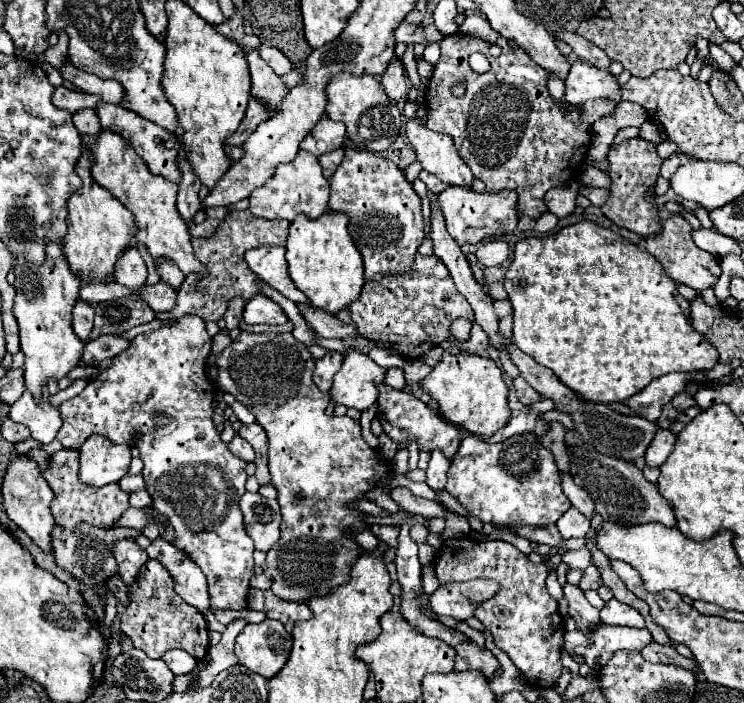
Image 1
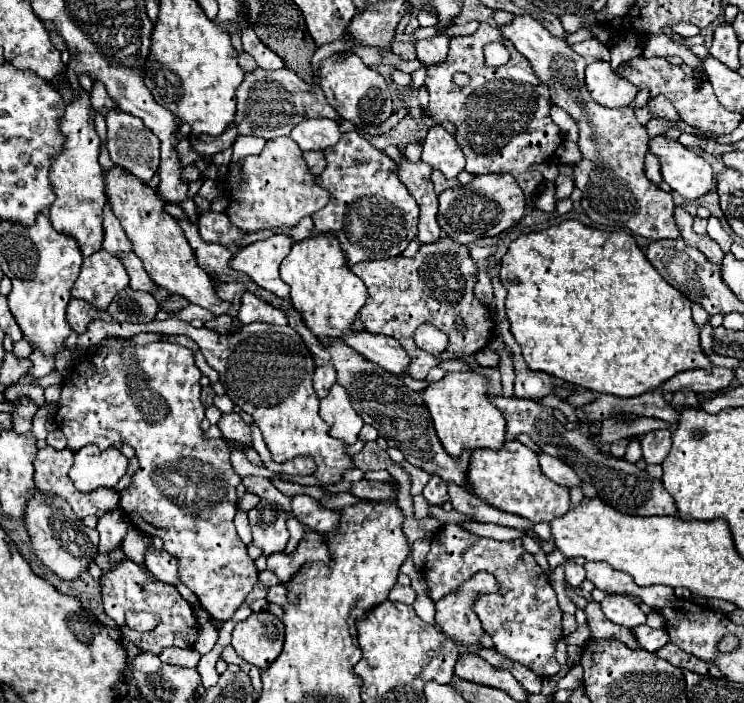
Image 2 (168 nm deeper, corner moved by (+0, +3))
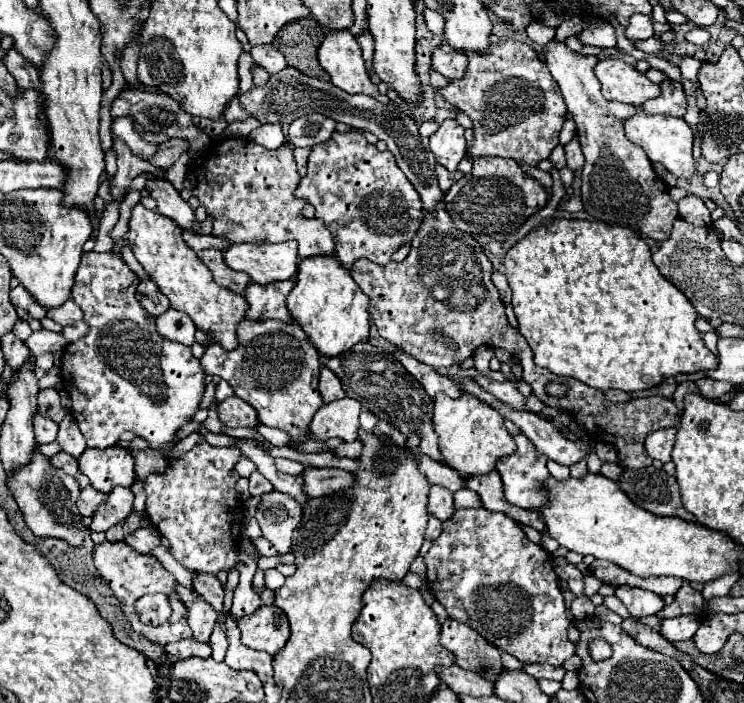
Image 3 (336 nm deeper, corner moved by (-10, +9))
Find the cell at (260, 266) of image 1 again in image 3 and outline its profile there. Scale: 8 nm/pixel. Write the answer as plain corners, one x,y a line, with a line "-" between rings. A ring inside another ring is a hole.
240,243
224,251
224,263
232,271
242,271
252,283
266,285
272,281
292,279
296,275
298,243

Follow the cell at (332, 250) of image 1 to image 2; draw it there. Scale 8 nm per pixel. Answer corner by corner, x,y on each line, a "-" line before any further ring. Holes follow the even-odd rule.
316,233
308,239
294,241
280,265
280,277
292,289
292,305
302,313
312,333
324,339
324,343
328,343
328,337
340,337
344,331
350,331
352,321
366,301
366,285
350,271
348,259
334,233

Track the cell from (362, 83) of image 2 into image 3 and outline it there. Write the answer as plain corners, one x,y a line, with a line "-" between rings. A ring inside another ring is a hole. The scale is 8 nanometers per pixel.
330,31
318,47
318,63
330,75
330,81
346,93
366,93
378,101
388,101
370,81
362,49
350,31

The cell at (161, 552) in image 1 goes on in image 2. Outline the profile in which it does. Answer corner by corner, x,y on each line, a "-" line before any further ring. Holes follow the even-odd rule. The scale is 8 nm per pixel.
150,547
144,557
144,565
164,583
168,585
178,585
180,583
180,561
172,557
164,549

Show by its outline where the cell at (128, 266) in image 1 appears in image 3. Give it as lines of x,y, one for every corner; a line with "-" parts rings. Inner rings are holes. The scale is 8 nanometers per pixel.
114,139
114,145
112,145
114,153
116,153
116,161
118,161
118,171
116,171
116,177
114,177
114,183
112,183
112,189
110,189
110,195
120,201
122,193
130,187
132,179
138,177
140,173
144,171
152,171
150,163
146,163
144,159
138,159
124,141
120,139

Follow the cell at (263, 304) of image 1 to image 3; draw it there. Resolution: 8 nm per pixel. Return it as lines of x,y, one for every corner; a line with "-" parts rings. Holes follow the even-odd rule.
294,279
274,281
268,285
248,283
246,285
246,301
248,311
246,319
252,321
266,321
266,319
280,319
284,323
292,323
290,313
286,311
286,297
294,287

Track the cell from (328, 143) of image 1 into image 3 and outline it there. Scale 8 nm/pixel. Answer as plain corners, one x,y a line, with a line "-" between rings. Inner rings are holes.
320,113
300,115
290,123
288,141
294,147
314,147
330,139
330,135
334,133
334,127
336,123
326,115
320,115

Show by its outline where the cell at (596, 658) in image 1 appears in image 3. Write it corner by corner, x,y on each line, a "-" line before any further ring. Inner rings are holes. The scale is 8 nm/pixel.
680,615
674,619
662,619
662,635
668,641
686,641
692,639
700,627
698,615

